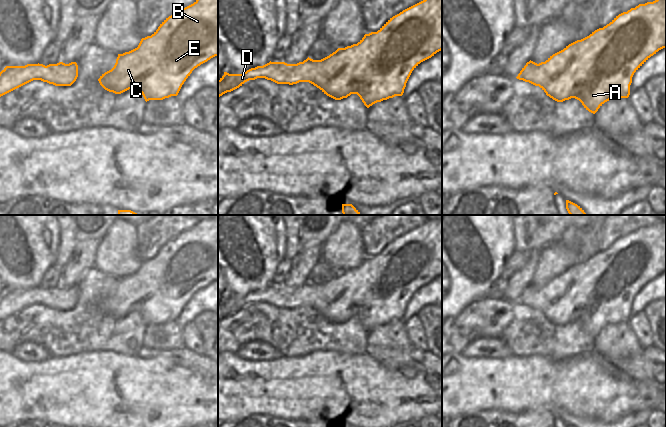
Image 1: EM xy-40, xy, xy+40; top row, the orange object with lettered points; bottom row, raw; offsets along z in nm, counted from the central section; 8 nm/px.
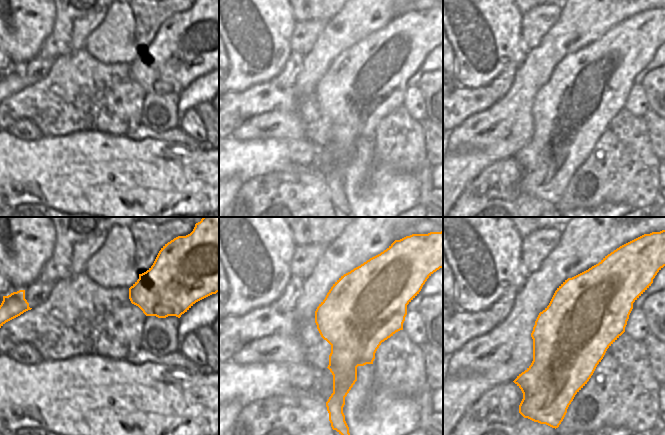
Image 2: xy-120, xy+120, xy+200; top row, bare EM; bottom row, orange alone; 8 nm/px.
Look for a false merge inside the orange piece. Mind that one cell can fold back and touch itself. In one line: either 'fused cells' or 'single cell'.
single cell

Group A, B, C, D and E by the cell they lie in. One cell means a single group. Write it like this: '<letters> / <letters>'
A B C D E

